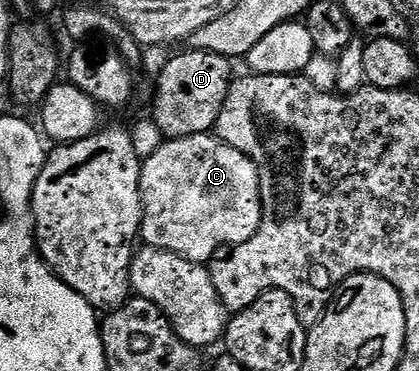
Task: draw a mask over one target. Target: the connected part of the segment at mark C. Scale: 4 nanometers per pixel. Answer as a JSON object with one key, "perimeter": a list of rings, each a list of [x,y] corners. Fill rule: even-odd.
{"perimeter":[[[214,133],[166,139],[162,142],[156,153],[152,153],[143,162],[140,193],[141,242],[147,247],[176,253],[193,263],[209,264],[221,252],[218,251],[221,247],[233,249],[239,243],[248,241],[260,229],[262,198],[258,166],[244,153],[240,153],[240,149],[232,149],[232,145],[228,145]]]}

